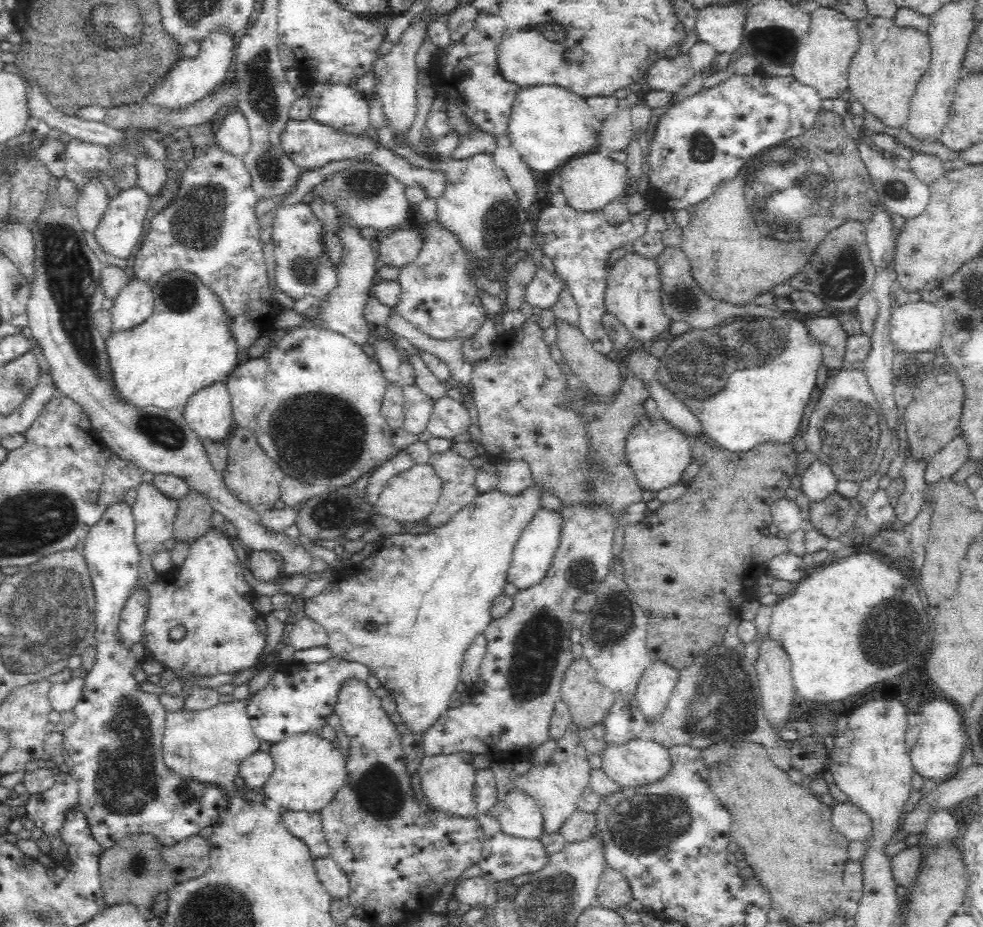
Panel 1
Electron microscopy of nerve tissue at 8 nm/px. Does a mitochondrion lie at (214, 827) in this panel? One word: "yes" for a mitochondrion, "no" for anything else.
no

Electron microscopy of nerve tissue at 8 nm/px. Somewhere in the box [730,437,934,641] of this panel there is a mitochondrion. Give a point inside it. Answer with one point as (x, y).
(891, 547)

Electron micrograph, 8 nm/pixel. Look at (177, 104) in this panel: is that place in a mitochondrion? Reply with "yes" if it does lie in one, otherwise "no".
no

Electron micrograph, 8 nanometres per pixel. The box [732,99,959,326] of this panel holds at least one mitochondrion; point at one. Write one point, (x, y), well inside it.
(789, 161)

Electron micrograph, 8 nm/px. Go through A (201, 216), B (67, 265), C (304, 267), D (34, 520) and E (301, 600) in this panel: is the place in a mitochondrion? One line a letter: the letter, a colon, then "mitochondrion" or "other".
A: mitochondrion
B: mitochondrion
C: mitochondrion
D: mitochondrion
E: other

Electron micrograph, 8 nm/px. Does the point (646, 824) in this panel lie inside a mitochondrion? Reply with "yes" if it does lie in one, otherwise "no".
yes

